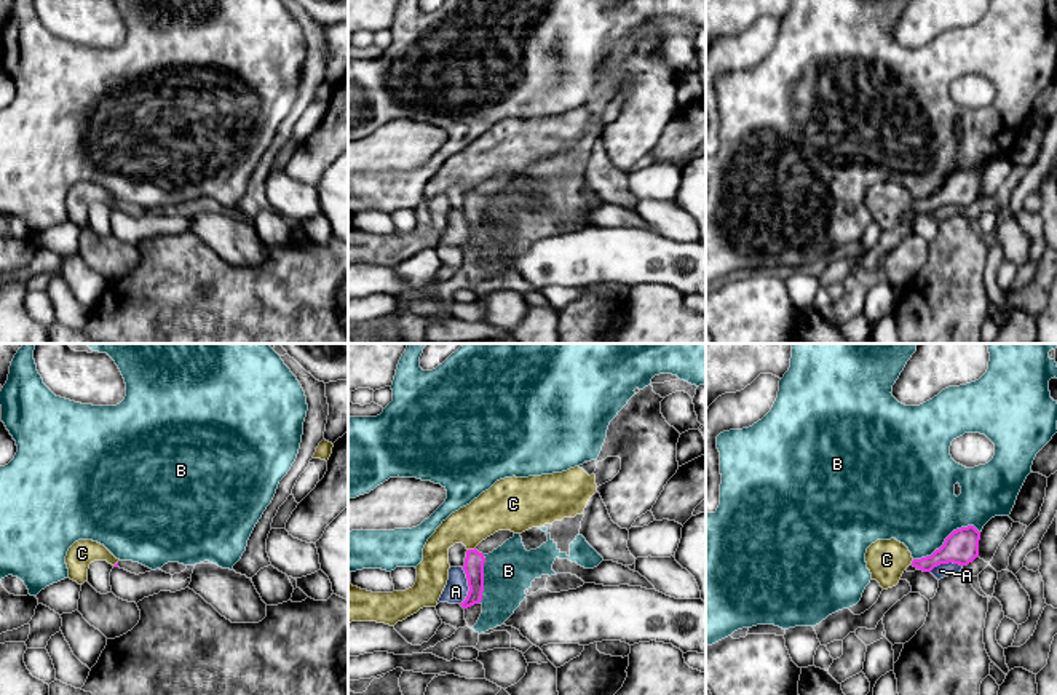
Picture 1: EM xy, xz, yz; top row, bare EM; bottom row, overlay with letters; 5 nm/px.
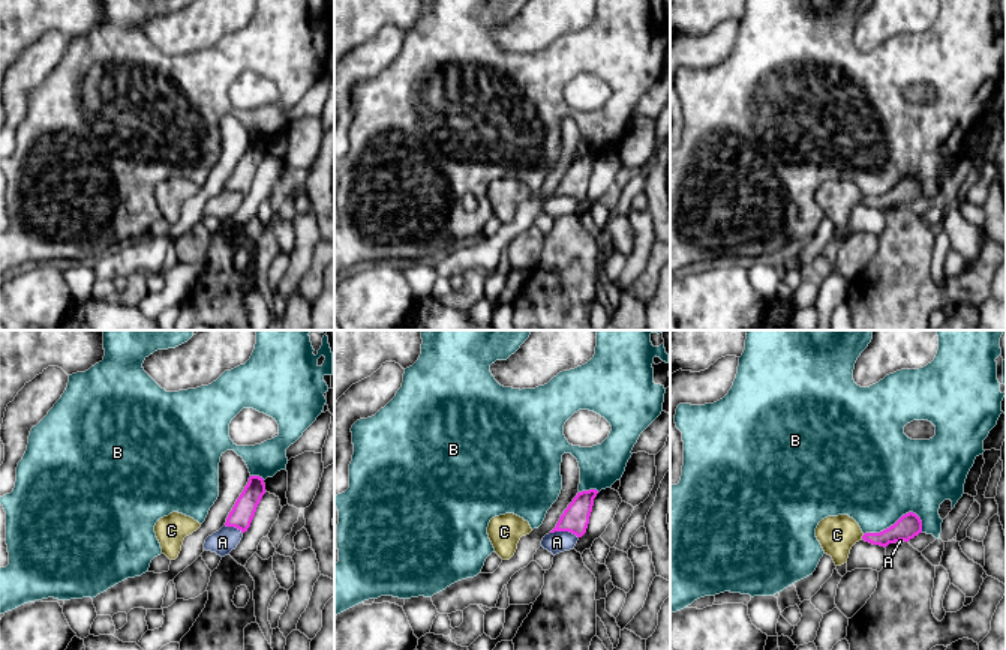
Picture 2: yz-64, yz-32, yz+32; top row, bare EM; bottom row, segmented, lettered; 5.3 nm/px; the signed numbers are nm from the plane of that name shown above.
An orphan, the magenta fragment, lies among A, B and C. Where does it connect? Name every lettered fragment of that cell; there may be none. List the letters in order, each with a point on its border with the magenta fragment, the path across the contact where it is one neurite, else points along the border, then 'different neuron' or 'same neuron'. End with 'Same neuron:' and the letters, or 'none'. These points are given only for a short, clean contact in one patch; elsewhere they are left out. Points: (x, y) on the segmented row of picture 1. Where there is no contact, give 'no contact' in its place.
A: contact xz (468, 585); border xz (463, 567), (468, 595), (460, 604); different neuron
B: contact yz (946, 539); different neuron
C: contact xz (471, 550); border xz (475, 547), (468, 550); different neuron
Same neuron: none

